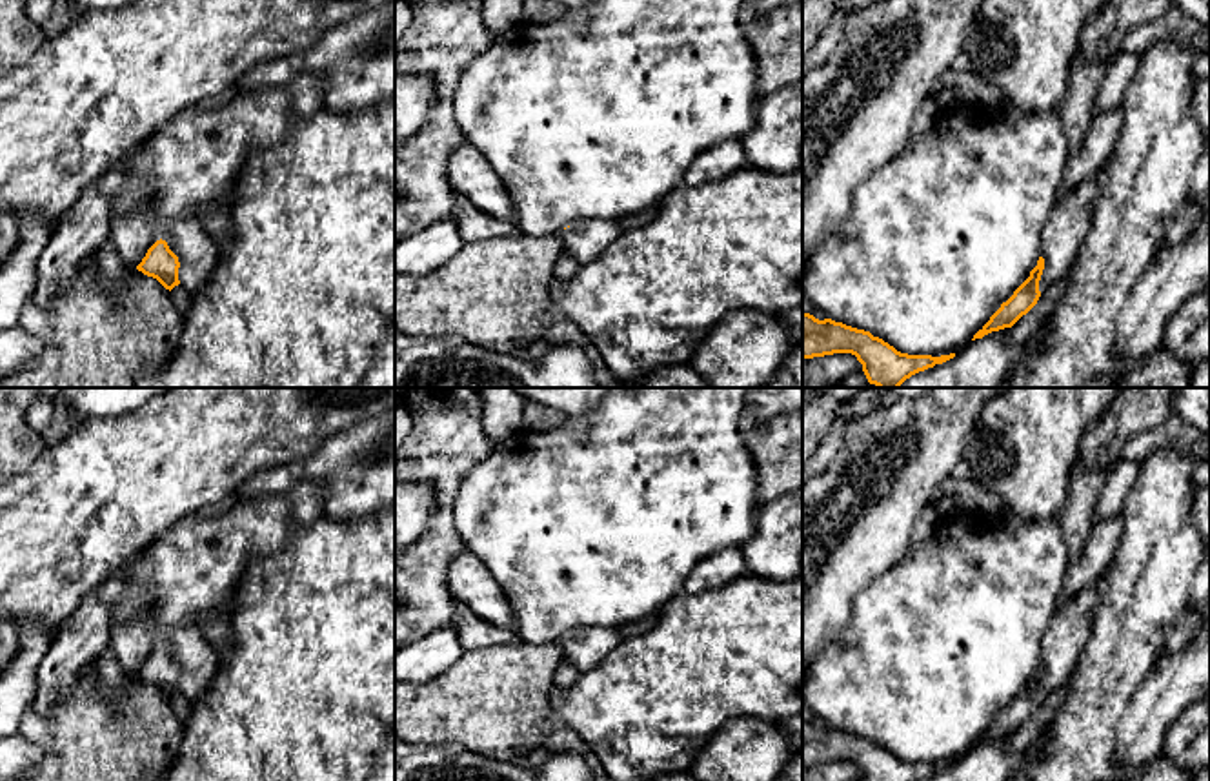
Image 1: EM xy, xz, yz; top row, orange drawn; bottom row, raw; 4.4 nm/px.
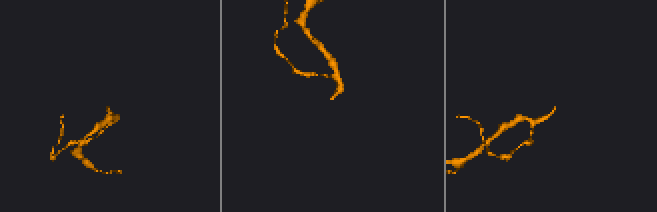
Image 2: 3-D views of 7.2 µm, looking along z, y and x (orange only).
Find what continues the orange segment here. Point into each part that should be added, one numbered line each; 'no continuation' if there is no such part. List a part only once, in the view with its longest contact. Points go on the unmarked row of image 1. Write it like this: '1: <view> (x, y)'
1: xy (186, 645)

